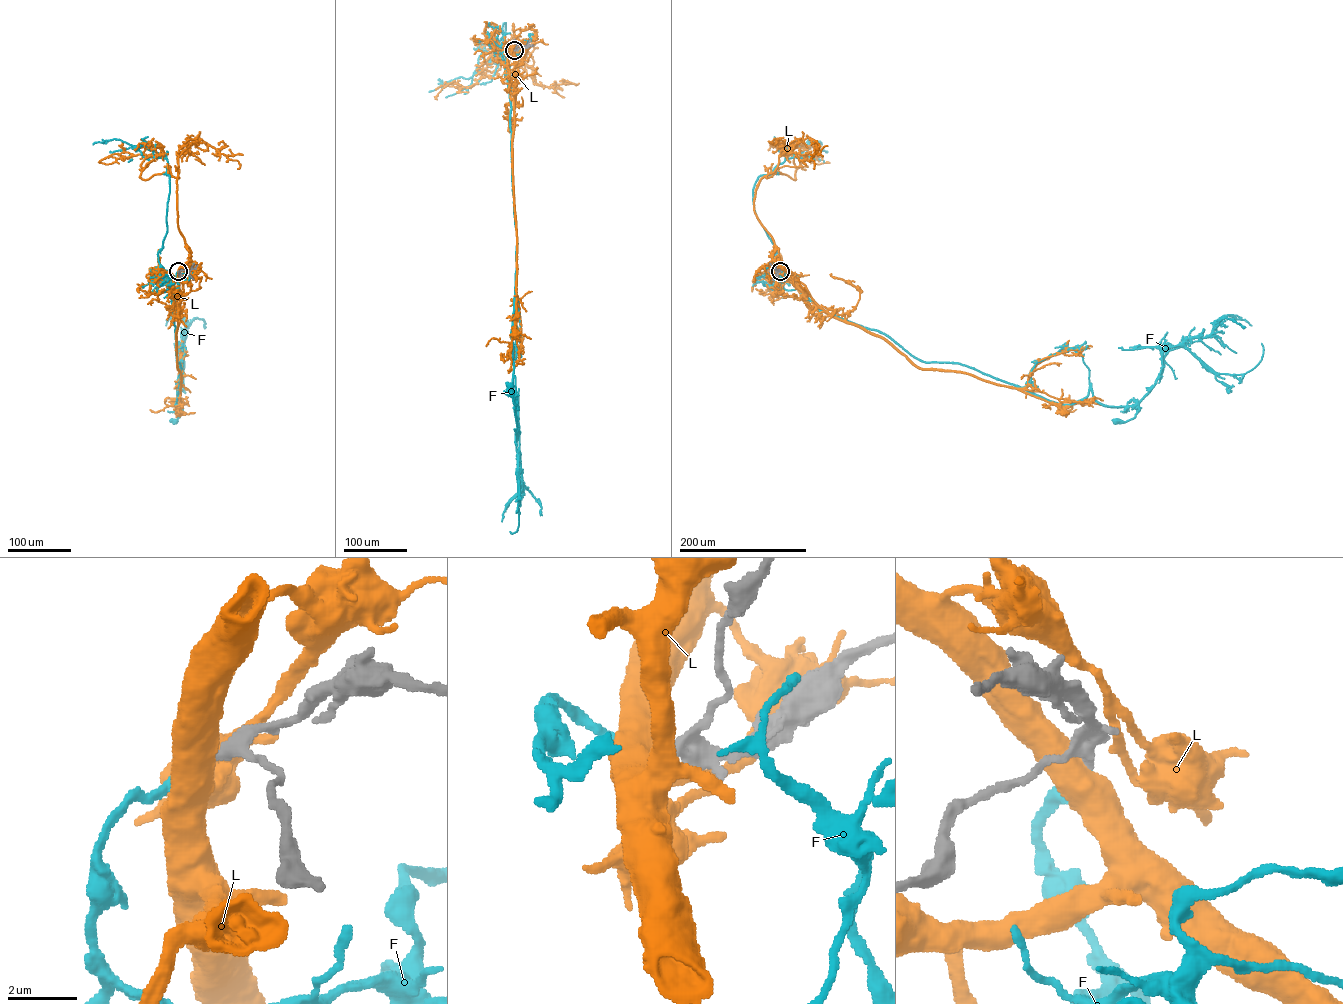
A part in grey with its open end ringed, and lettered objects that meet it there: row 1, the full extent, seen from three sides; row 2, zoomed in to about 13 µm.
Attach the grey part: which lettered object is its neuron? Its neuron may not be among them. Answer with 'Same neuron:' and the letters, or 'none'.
Same neuron: F

